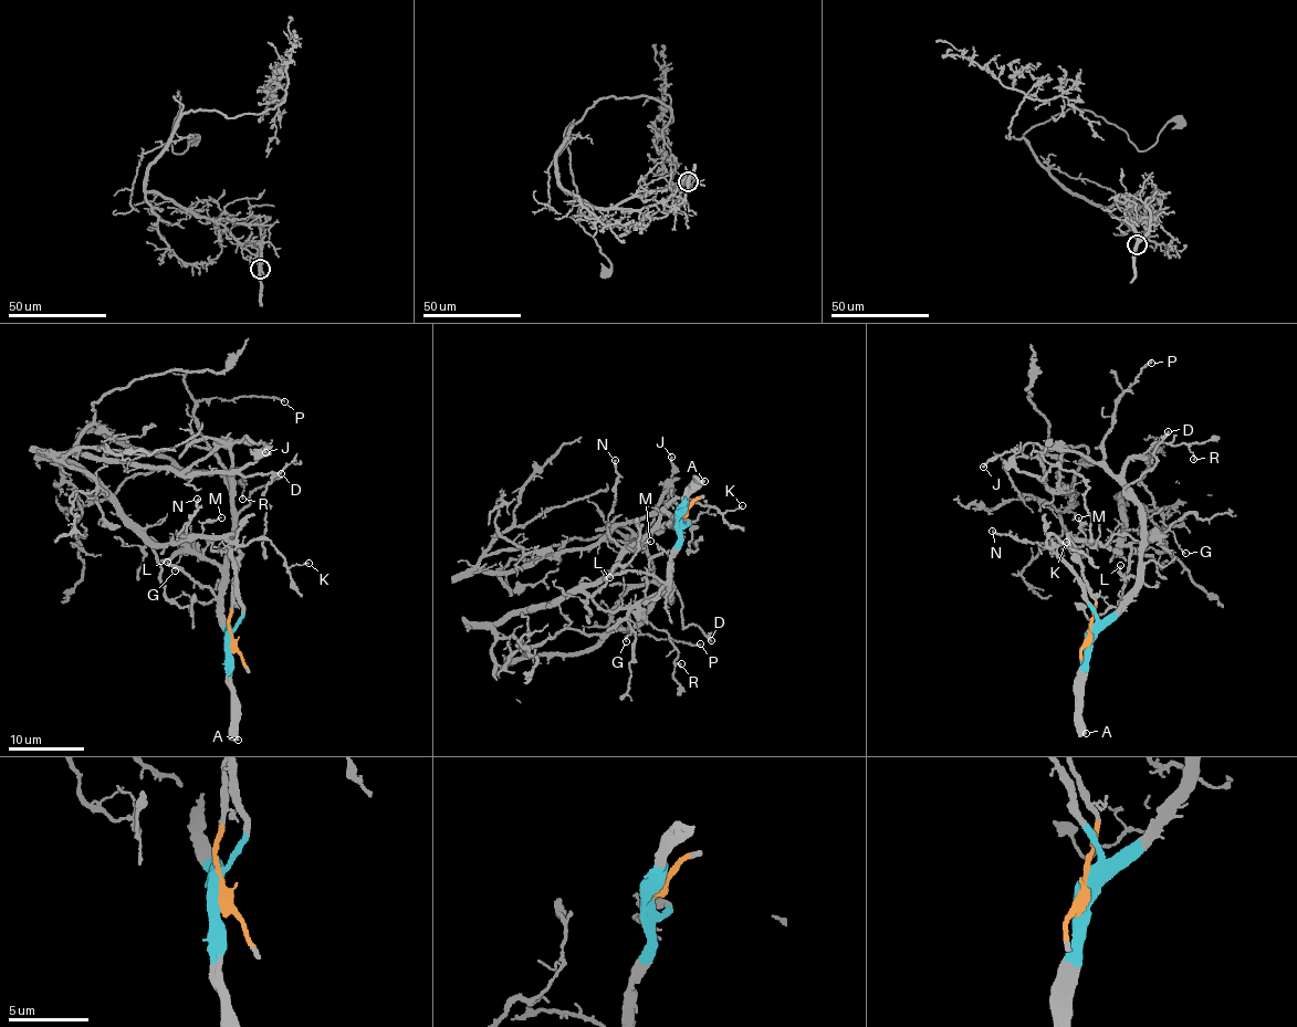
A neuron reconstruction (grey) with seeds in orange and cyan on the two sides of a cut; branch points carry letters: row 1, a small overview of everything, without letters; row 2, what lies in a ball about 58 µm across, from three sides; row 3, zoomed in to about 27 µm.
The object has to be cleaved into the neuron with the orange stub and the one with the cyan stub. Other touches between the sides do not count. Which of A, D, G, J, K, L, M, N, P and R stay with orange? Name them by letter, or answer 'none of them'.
K, M, N

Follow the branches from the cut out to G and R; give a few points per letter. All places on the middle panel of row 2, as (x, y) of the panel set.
G: (679, 514), (678, 549), (667, 589), (654, 593), (629, 610), (631, 633), (625, 642)
R: (679, 514), (668, 603), (658, 594), (647, 617), (668, 633), (680, 663)

